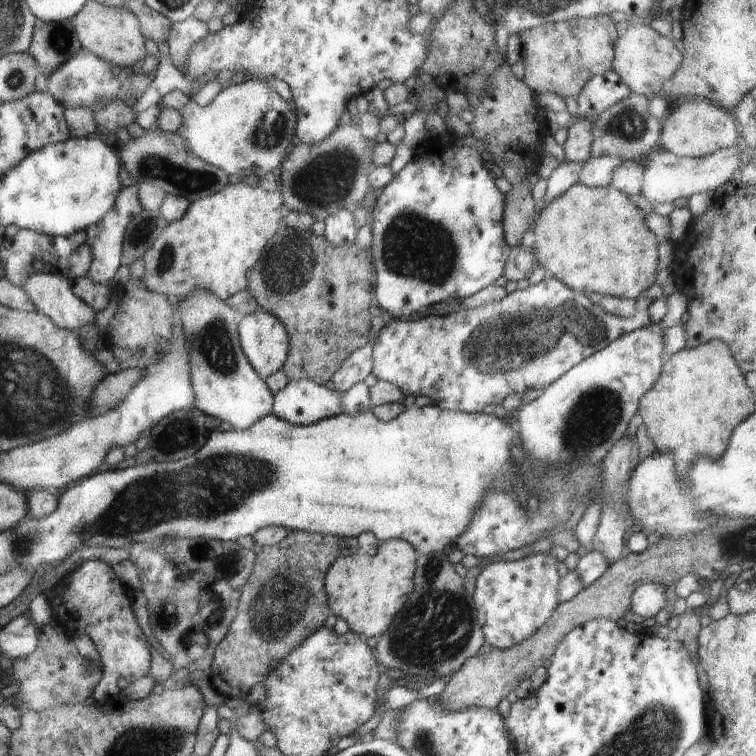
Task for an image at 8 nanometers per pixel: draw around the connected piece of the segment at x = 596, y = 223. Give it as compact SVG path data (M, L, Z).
M584 183L573 184L558 198L541 208L533 224L531 245L539 266L548 276L563 281L568 288L585 294L601 294L636 300L646 288L654 284L658 268L658 242L644 222L644 212L636 208L626 193L610 186L592 187Z

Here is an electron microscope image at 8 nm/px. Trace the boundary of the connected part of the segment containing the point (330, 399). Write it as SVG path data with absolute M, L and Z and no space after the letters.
M310 379L290 381L274 394L272 413L293 425L309 425L344 412L341 393Z

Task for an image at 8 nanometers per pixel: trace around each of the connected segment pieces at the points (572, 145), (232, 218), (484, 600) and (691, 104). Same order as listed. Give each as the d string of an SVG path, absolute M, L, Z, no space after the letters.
M580 118L576 124L568 126L568 135L563 149L566 161L575 163L585 163L591 156L592 120Z
M228 183L224 190L189 203L188 210L180 220L167 223L163 233L143 254L146 266L143 279L148 288L166 296L190 295L194 286L210 290L223 301L237 292L248 288L248 274L261 257L268 238L280 229L282 218L282 201L278 190L266 189L264 186L253 187L248 183Z
M550 551L483 566L476 578L472 598L488 644L494 649L511 649L546 626L561 603L559 580L558 558Z
M698 98L680 101L678 107L663 121L661 135L658 138L660 148L681 157L705 157L720 149L734 146L736 140L738 140L738 130L736 130L734 118L726 110L722 110L722 106L716 108L714 102L700 102Z

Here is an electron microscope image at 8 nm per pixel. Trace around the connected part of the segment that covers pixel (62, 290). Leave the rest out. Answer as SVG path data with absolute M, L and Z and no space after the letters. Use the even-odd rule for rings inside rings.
M38 271L24 287L41 313L52 317L64 330L76 330L95 320L95 313L75 295L71 281L57 274Z

